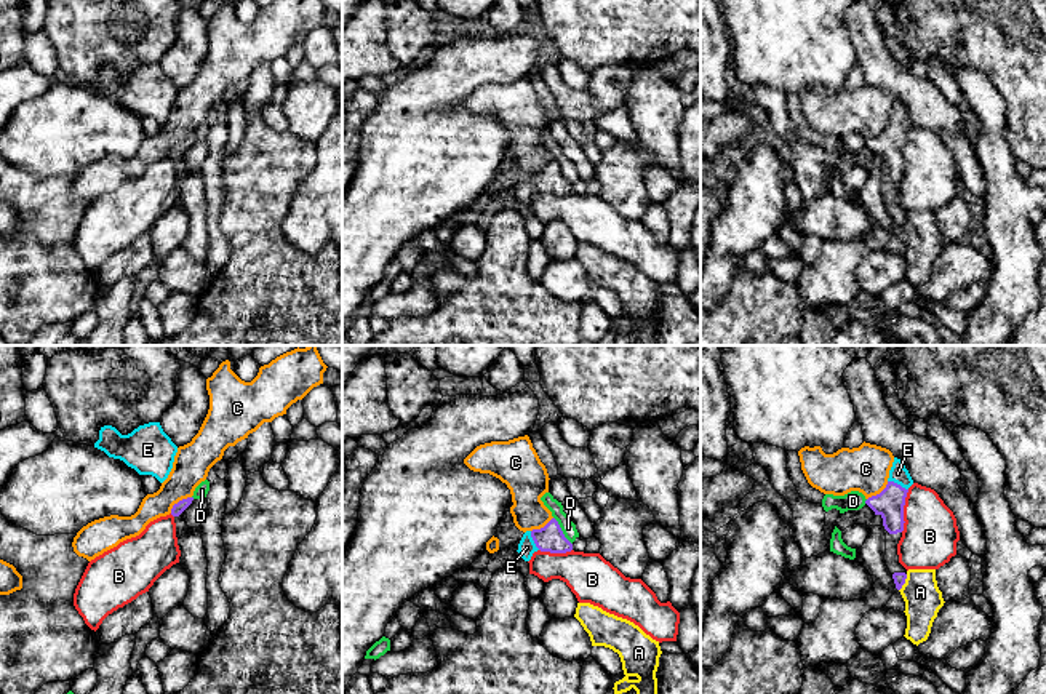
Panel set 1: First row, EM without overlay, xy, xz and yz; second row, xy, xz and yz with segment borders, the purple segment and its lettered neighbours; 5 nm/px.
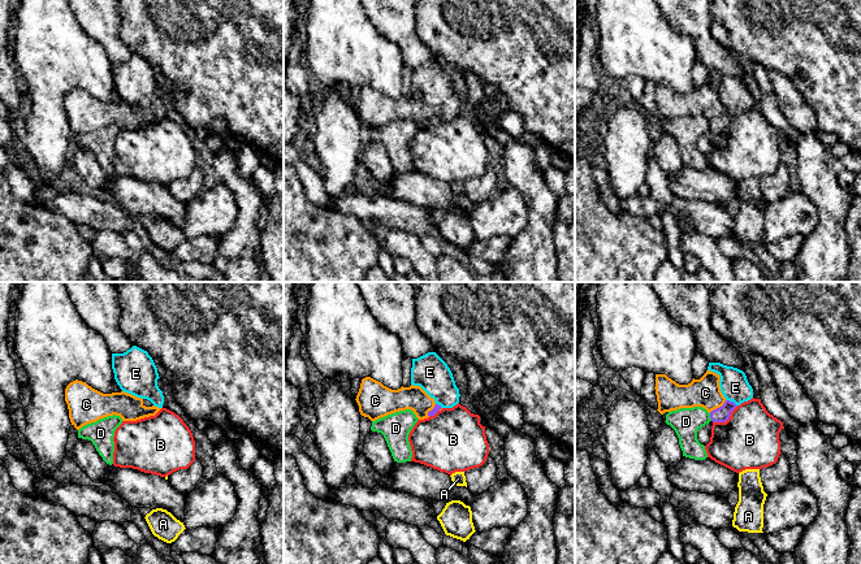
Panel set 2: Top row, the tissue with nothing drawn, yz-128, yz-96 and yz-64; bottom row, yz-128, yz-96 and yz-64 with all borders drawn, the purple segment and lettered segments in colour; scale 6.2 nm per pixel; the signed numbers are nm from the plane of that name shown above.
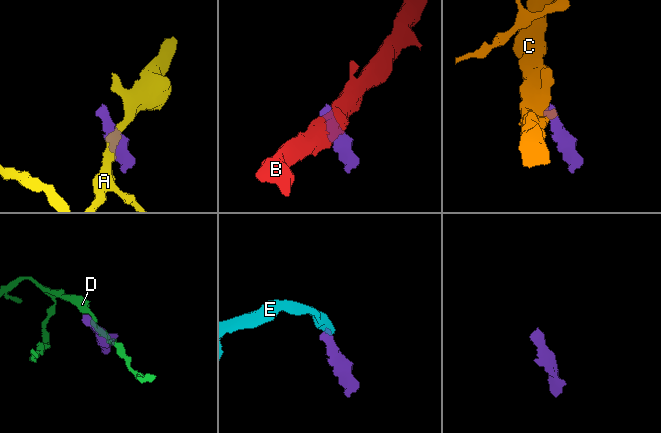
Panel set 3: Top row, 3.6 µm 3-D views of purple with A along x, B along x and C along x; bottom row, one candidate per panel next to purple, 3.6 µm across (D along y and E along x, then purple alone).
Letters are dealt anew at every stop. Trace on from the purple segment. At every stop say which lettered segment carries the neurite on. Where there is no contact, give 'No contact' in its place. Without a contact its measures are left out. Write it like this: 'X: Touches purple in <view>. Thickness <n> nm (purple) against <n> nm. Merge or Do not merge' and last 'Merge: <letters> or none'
A: Touches purple in yz. Thickness 60 nm (purple) against 190 nm. Do not merge
B: Touches purple in yz. Thickness 150 nm (purple) against 280 nm. Do not merge
C: Touches purple in xy. Thickness 60 nm (purple) against 190 nm. Do not merge
D: Touches purple in xz. Thickness 140 nm (purple) against 70 nm. Do not merge
E: Touches purple in yz. Thickness 150 nm (purple) against 90 nm. Merge
Merge: E

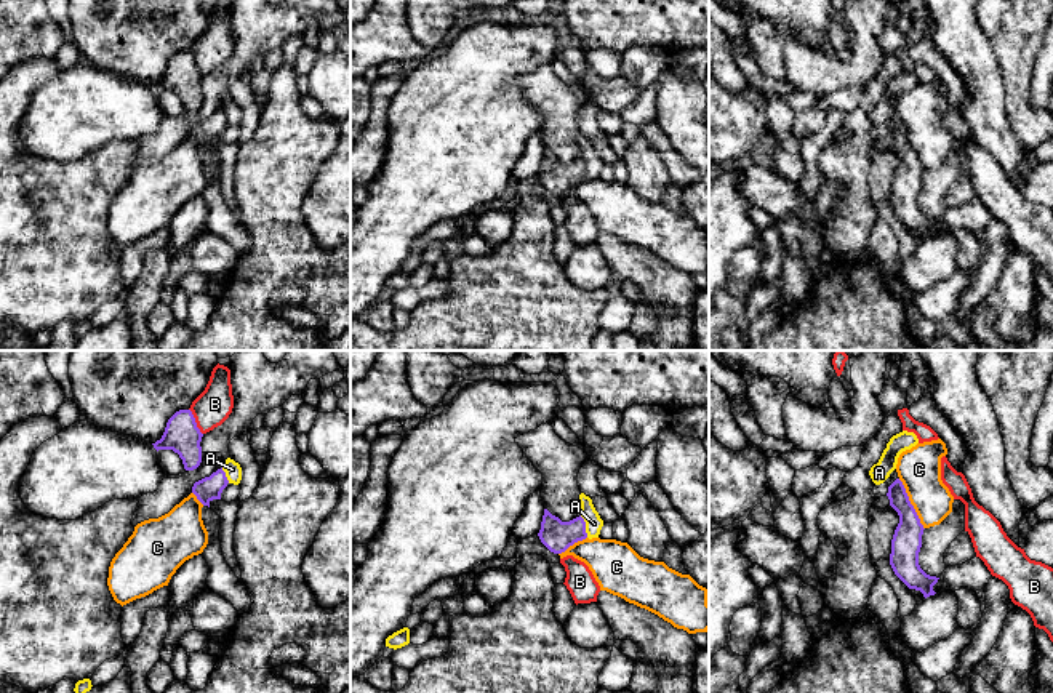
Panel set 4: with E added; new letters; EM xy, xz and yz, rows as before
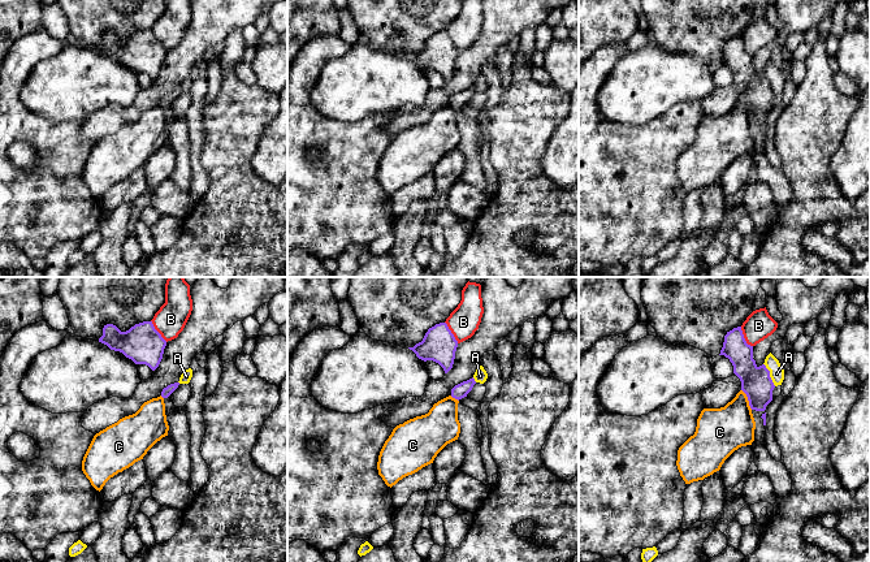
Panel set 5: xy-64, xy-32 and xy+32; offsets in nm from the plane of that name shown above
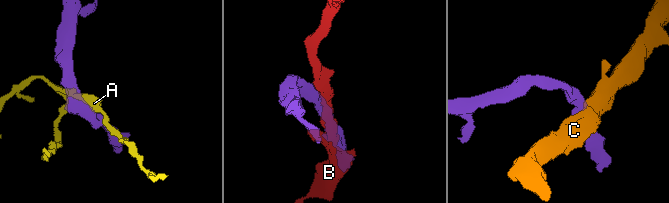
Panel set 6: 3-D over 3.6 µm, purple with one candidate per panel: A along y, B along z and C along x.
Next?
A: Touches purple in xz. Thickness 160 nm (purple) against 90 nm. Do not merge
B: Touches purple in xy. Thickness 180 nm (purple) against 180 nm. Do not merge
C: Touches purple in yz. Thickness 150 nm (purple) against 220 nm. Do not merge
Merge: none

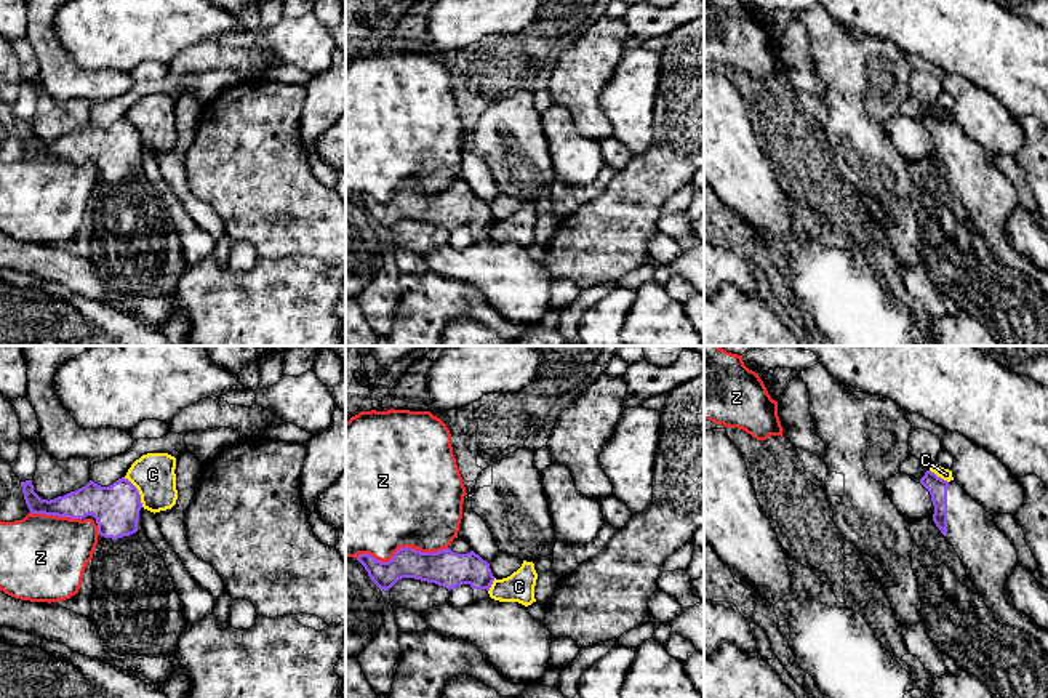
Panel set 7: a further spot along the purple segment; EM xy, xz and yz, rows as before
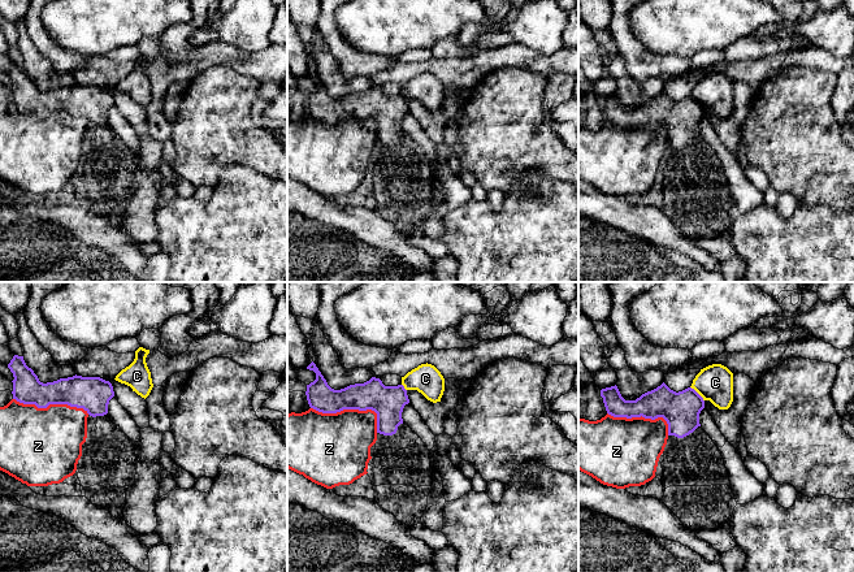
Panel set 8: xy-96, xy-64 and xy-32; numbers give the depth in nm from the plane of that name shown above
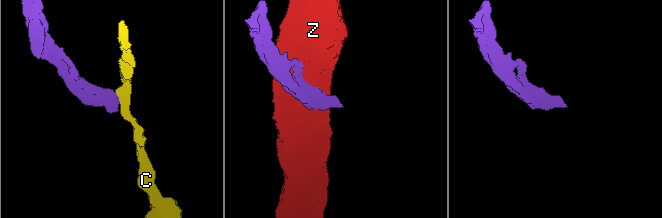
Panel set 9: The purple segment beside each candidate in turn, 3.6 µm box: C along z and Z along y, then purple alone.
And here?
C: Touches purple in xy. Thickness 240 nm (purple) against 220 nm. Do not merge
Z: Touches purple in xz. Thickness 180 nm (purple) against 500 nm. Do not merge
Merge: none

